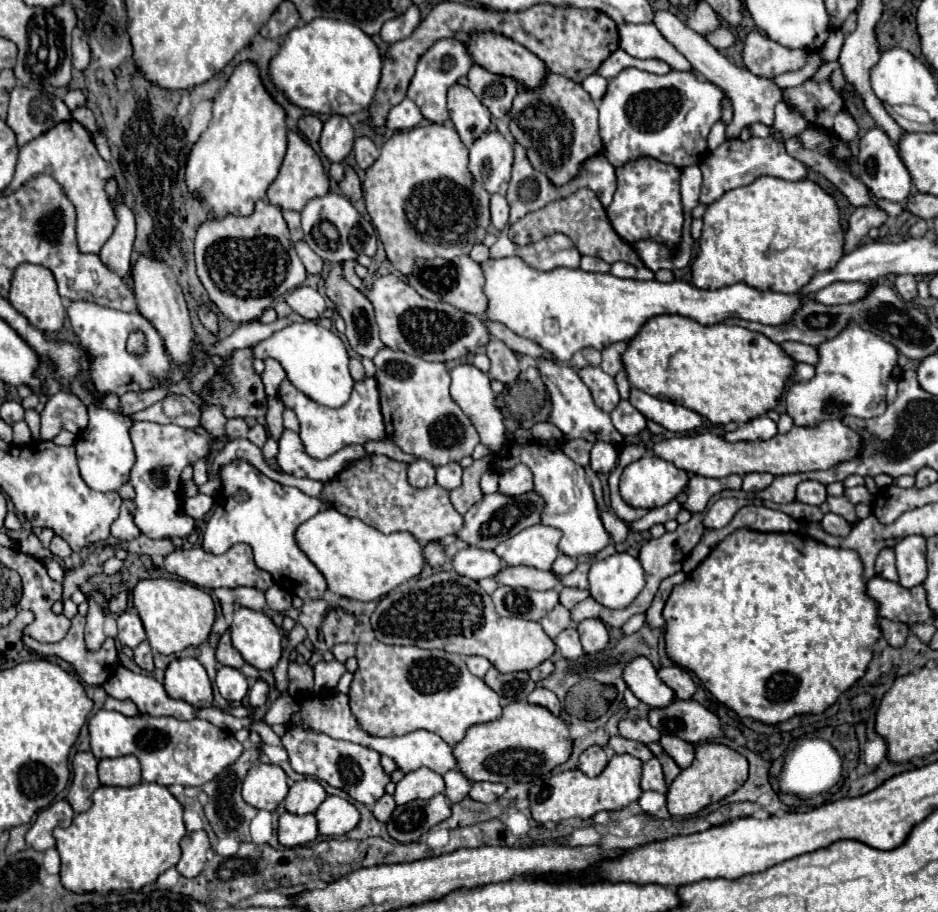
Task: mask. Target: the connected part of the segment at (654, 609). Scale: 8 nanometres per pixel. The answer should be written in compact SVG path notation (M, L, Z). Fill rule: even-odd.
M678 572L678 574L668 576L666 580L662 580L662 584L660 584L660 588L658 588L654 600L652 600L652 606L646 610L646 616L648 616L646 622L648 622L652 628L662 628L662 626L664 626L662 608L664 608L664 604L666 604L666 600L668 600L672 588L674 588L676 584L682 584L684 578L686 578L686 574L684 574L684 572Z

